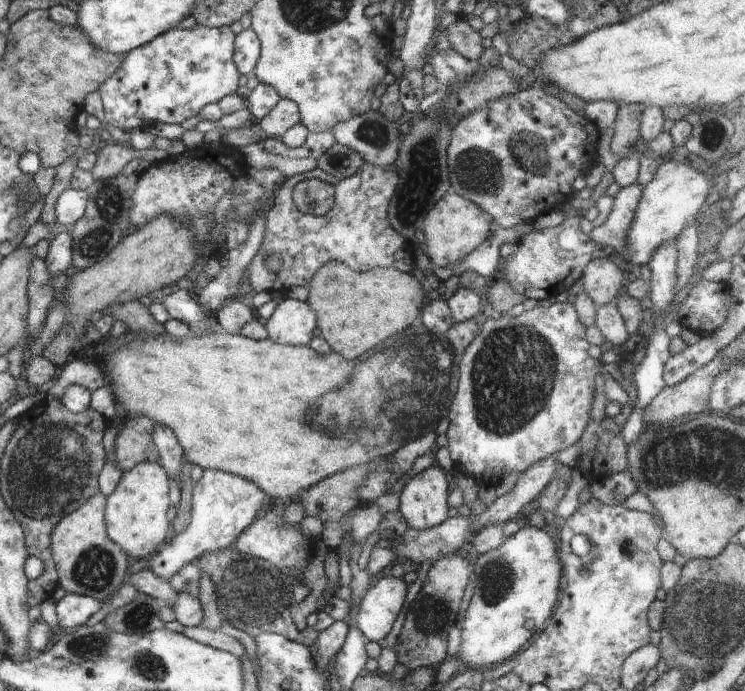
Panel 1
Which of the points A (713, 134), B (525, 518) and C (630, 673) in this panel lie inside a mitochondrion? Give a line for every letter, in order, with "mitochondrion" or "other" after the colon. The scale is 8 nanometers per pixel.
A: mitochondrion
B: other
C: other

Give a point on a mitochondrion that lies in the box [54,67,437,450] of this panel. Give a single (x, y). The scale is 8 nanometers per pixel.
(111, 200)

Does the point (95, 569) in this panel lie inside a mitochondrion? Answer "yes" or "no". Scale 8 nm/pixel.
yes

